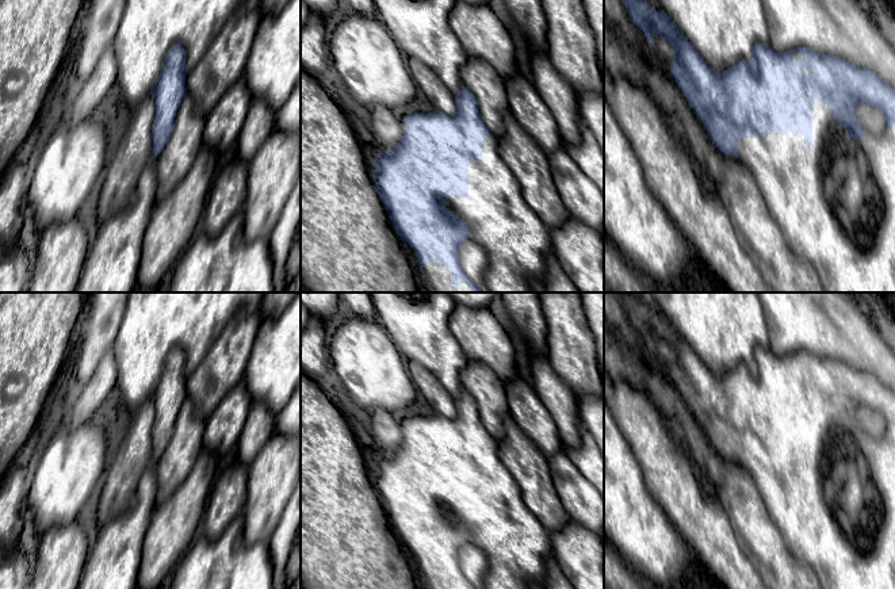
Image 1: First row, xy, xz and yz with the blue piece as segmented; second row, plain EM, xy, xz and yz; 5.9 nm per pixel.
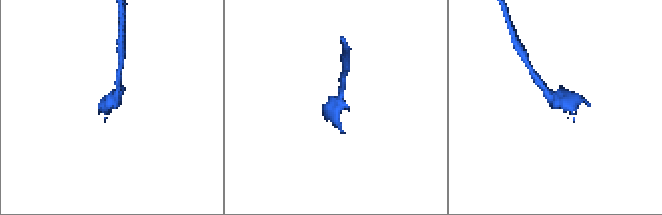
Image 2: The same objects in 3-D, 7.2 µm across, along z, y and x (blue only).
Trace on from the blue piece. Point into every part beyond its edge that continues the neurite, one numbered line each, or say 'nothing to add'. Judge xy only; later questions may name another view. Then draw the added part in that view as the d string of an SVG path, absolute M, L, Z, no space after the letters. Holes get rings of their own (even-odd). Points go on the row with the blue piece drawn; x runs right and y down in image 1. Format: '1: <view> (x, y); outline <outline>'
nothing to add

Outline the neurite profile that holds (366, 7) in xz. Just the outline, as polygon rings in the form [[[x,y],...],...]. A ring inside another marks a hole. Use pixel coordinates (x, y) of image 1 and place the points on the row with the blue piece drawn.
[[[341,0],[347,11],[362,14],[366,16],[375,16],[374,0]]]

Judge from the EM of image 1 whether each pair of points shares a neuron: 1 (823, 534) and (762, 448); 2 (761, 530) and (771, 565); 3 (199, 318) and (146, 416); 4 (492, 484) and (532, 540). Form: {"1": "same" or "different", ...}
{"1": "same", "2": "same", "3": "different", "4": "same"}

